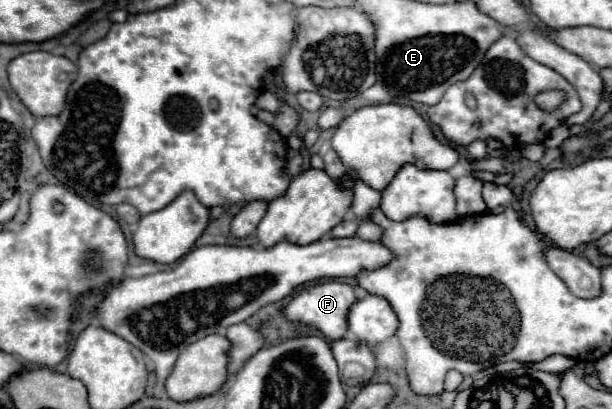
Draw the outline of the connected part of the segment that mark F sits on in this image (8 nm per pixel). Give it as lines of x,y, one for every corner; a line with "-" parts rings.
330,280
330,282
320,282
320,284
306,286
284,308
284,314
290,320
296,320
296,322
302,322
302,324
308,324
308,326
316,326
330,340
338,340
338,338
344,338
344,334
348,332
348,312
356,302
358,302
358,296
356,296
354,286

